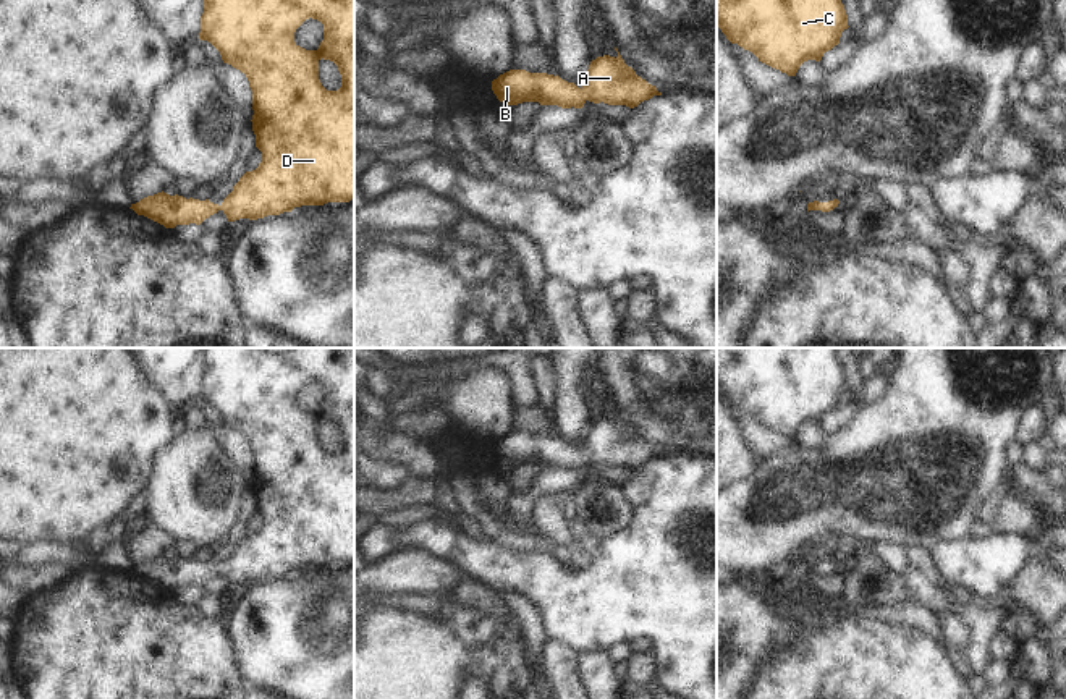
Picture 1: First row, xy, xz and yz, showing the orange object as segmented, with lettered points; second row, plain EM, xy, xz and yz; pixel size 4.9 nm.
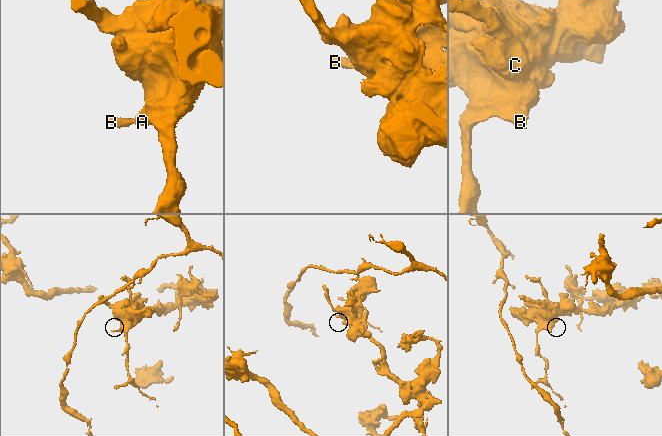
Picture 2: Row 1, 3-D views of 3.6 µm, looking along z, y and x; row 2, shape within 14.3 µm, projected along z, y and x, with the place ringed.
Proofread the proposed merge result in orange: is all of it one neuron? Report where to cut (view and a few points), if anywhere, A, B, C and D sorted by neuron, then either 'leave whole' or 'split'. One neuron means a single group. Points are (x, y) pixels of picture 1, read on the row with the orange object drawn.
no cut | A B C D | leave whole

